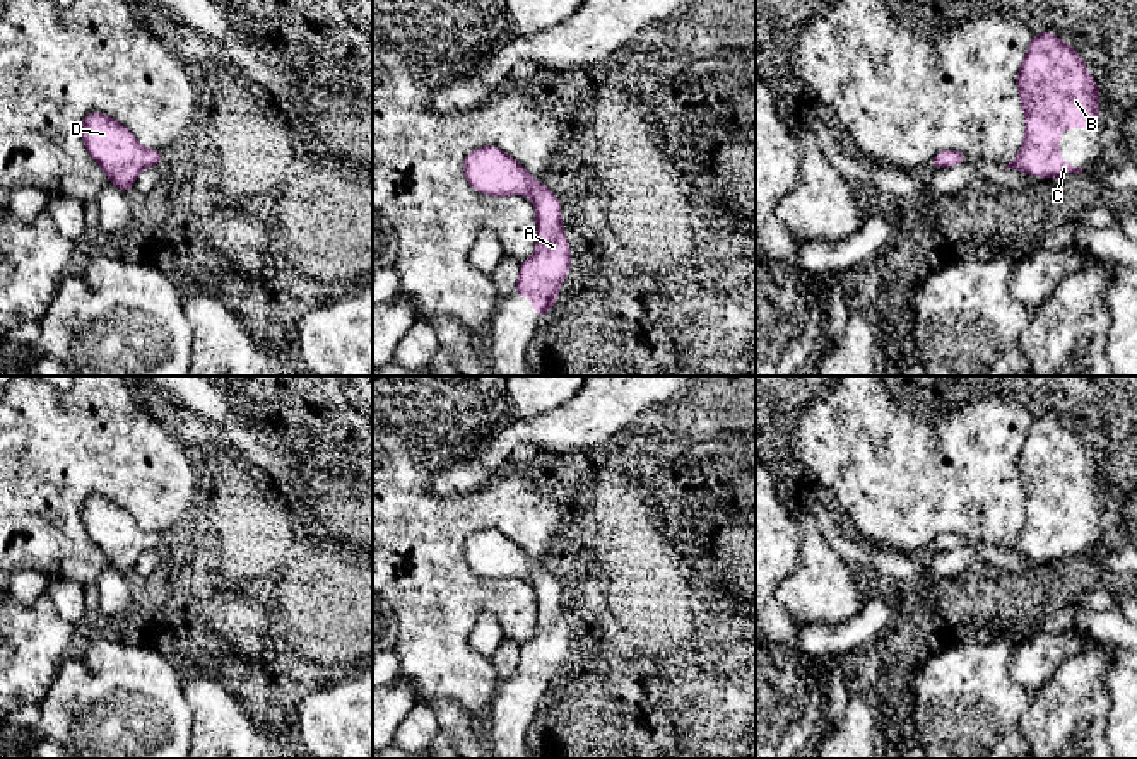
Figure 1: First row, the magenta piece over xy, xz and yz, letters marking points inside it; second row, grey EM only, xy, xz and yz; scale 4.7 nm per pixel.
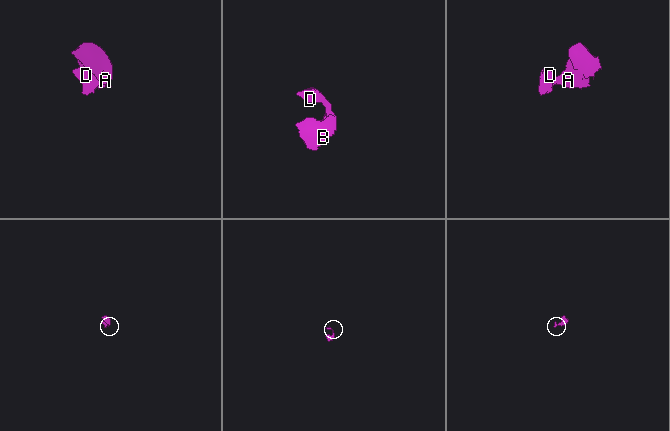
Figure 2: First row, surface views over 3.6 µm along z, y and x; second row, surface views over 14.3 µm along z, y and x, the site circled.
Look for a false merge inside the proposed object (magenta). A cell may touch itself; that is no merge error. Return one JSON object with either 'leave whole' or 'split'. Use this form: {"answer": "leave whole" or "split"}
{"answer": "leave whole"}

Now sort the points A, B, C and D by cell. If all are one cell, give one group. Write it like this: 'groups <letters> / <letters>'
groups A B C D

